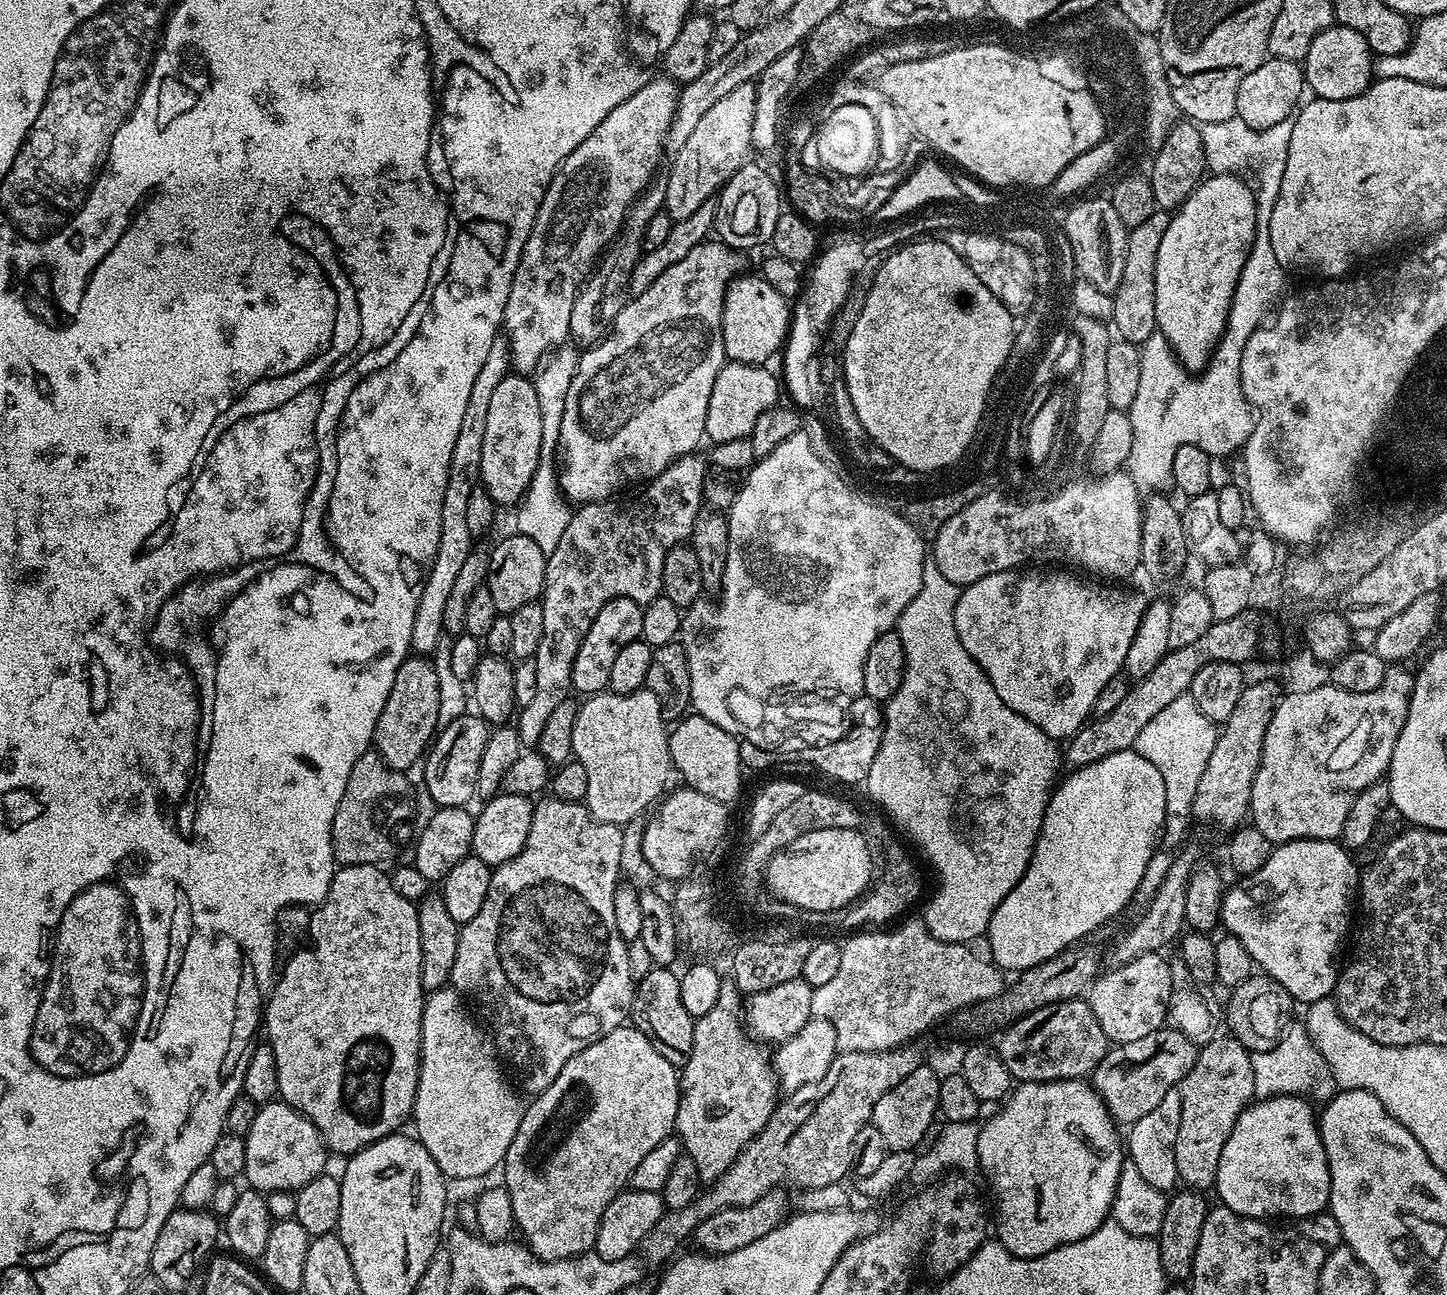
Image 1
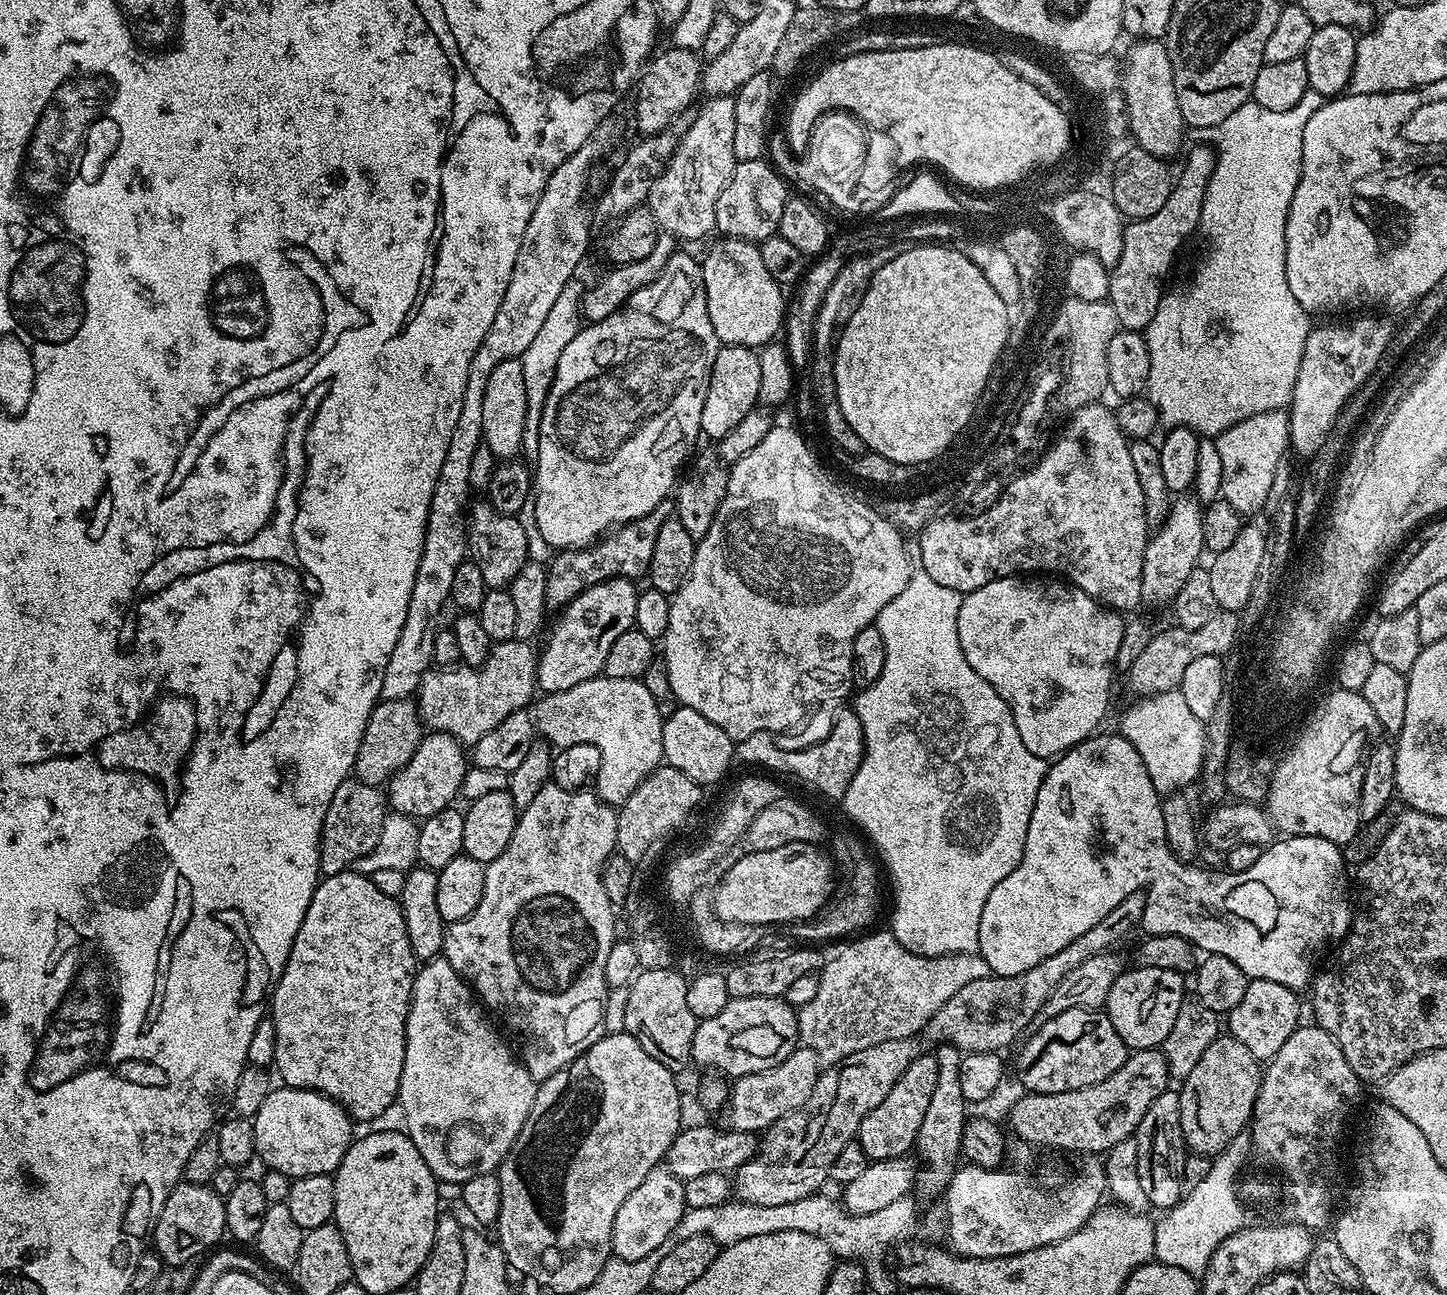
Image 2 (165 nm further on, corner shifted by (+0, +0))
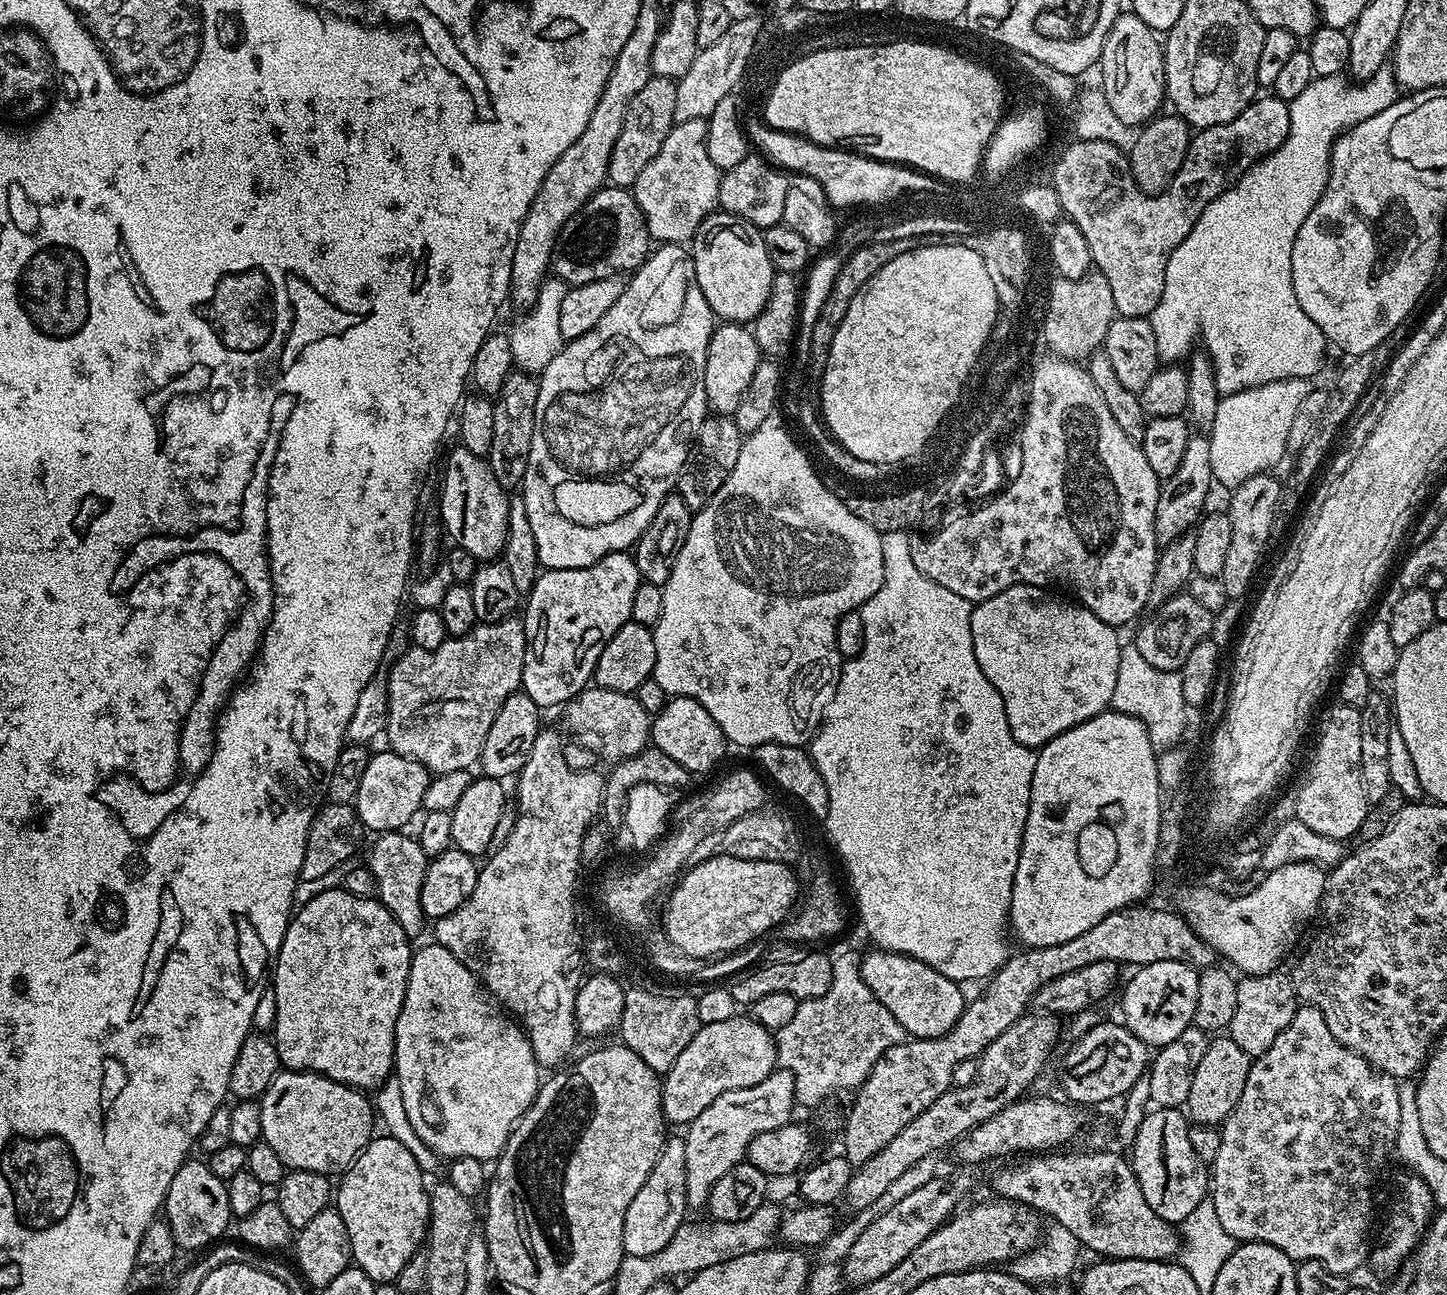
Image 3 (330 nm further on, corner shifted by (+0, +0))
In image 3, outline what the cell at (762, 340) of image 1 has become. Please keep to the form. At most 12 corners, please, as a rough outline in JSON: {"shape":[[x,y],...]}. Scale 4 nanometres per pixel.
{"shape":[[717,210],[690,241],[713,317],[747,325],[774,269],[761,229]]}

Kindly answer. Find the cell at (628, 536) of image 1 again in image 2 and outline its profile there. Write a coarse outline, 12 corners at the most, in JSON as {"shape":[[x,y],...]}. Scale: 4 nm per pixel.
{"shape":[[673,512],[612,529],[547,565],[546,606],[563,610],[615,576],[647,577],[654,538]]}

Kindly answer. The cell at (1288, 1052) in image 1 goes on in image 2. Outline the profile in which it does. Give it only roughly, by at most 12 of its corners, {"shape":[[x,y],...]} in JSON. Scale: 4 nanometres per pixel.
{"shape":[[1251,1127],[1155,1223],[1155,1259],[1203,1277],[1245,1225]]}

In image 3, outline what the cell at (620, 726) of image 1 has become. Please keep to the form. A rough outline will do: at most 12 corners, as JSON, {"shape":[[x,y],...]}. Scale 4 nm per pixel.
{"shape":[[590,686],[565,722],[598,736],[607,763],[643,752],[651,715],[633,693]]}

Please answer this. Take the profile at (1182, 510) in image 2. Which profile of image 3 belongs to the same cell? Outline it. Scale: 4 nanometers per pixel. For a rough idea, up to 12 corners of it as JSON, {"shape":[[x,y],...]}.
{"shape":[[1189,435],[1161,483],[1156,539],[1195,529],[1214,488],[1208,439]]}

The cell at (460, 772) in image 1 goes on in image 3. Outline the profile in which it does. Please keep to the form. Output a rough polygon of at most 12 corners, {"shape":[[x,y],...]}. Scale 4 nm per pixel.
{"shape":[[391,750],[369,755],[354,807],[369,833],[403,829],[430,773]]}

